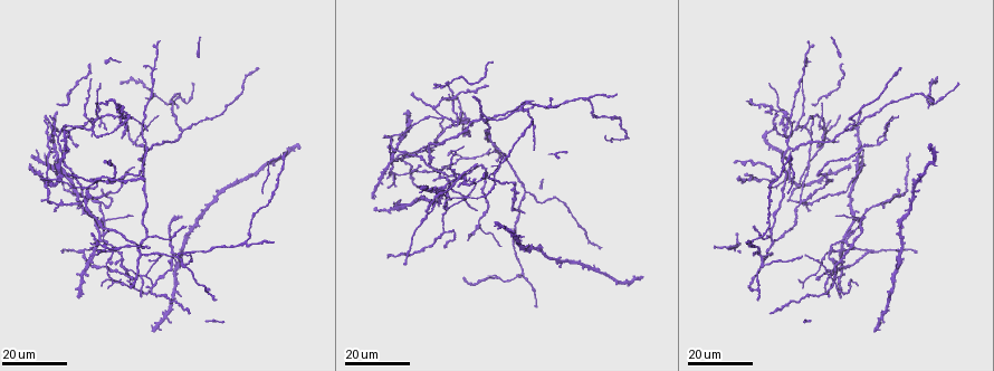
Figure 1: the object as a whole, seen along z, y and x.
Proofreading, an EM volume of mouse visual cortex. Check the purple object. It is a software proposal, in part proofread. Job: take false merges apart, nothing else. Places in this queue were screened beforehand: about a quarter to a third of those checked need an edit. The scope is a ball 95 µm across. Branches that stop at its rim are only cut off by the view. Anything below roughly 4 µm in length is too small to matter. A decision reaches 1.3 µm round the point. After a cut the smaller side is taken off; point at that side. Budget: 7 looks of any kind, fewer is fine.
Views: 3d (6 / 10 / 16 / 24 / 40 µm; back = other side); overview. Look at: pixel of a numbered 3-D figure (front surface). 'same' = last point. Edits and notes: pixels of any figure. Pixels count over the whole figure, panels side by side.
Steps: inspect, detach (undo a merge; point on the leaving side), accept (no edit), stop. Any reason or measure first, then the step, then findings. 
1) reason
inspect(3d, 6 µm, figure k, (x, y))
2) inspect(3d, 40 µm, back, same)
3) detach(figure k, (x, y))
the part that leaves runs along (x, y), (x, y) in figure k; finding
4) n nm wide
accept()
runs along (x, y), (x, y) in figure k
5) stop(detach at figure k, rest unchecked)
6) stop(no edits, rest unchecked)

branch point
inspect(3d, 16 µm, figure 1, (811, 138))

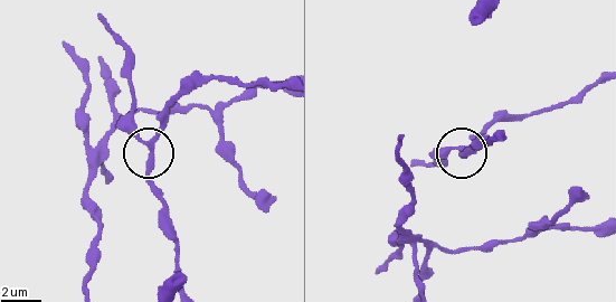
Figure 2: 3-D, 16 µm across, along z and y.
inspect(3d, 6 µm, figure 2, (459, 150))

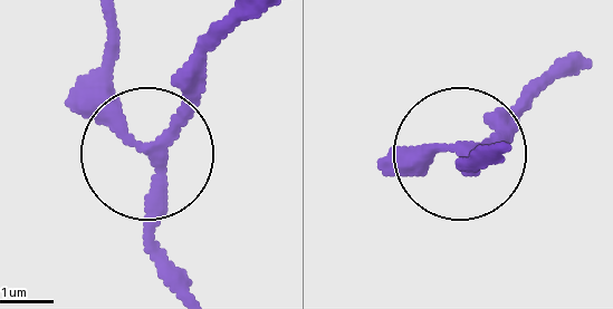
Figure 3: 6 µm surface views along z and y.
3 arms
accept()
runs along (185, 280), (155, 227), (155, 173), (115, 94), (106, 18) in figure 3; continuous, no second neuron

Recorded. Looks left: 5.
two arms at a narrow angle
inspect(3d, 16 µm, figure 1, (93, 132))

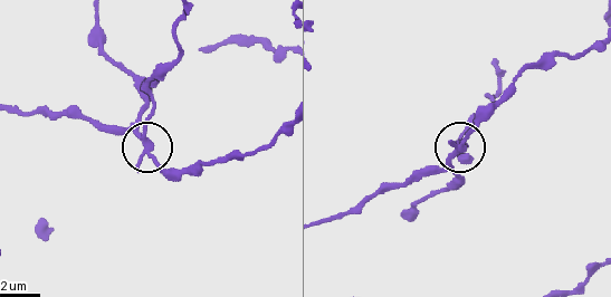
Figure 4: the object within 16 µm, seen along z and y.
inspect(3d, 10 µm, figure 4, (143, 137))

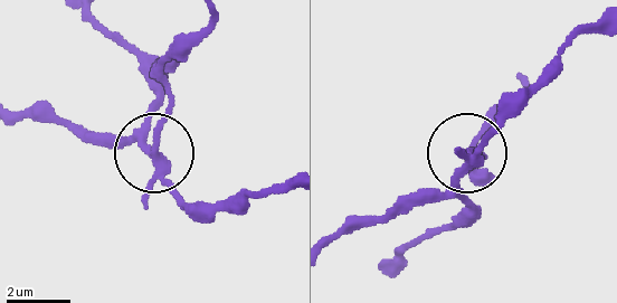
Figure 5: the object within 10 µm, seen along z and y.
4 arms
detach(figure 5, (165, 112))
two neurons meet here

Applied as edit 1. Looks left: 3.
four arms meet
inspect(3d, 24 µm, figure 1, (103, 220))

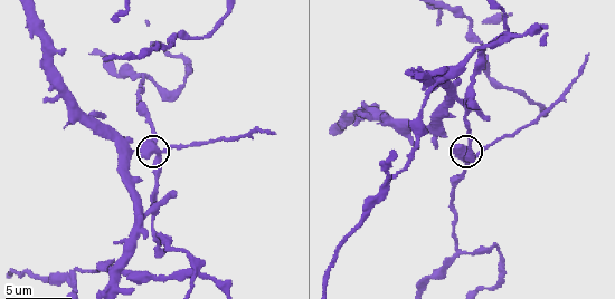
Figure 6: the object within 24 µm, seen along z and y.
inspect(3d, 10 µm, figure 6, (158, 151))

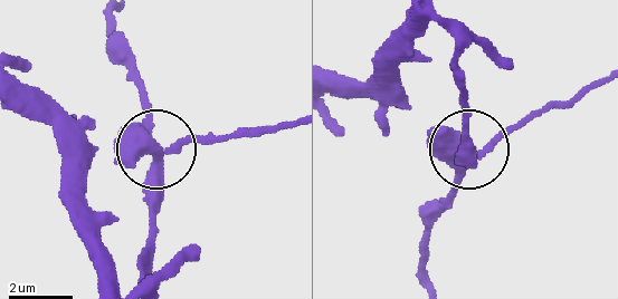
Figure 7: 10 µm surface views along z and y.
accept()
continuous, no second neuron

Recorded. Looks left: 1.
four-way junction
inspect(3d, 16 µm, figure 6, (511, 35))

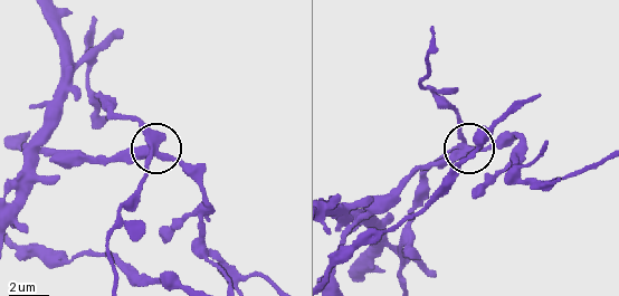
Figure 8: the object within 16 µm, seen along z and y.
370 nm wide
accept()
runs along (48, 15), (93, 89), (133, 120), (153, 144), (143, 188) in figure 8; all the same neuron

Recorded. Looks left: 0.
stop(detach at figure 5, rest unchecked)

